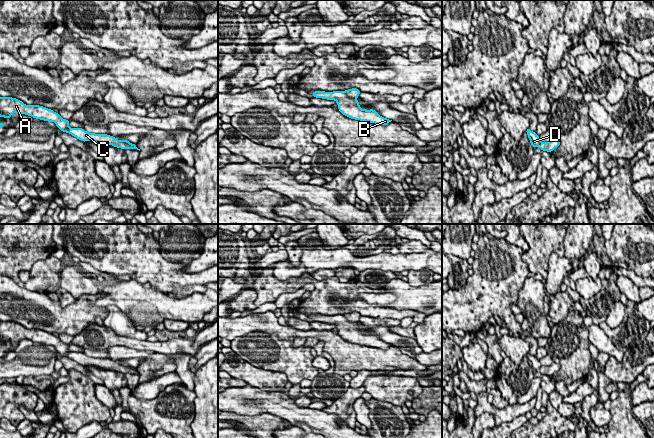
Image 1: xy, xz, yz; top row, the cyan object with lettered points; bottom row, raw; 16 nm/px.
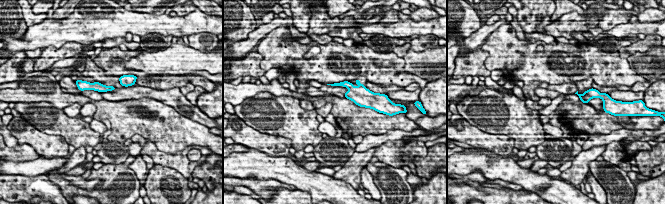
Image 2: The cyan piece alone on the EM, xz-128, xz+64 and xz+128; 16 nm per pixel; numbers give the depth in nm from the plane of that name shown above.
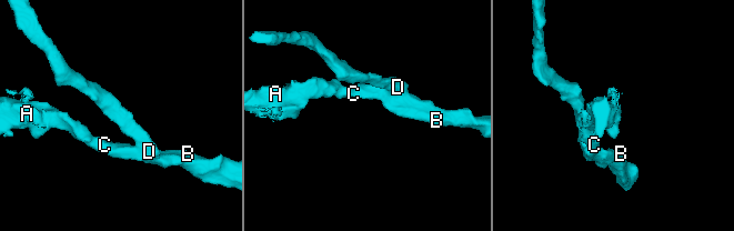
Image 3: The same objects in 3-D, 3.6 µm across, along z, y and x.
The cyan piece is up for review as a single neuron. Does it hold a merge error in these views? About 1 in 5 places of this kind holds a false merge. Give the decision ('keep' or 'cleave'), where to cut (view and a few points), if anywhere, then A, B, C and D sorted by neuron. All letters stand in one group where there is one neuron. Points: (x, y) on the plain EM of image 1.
cleave; cut in xz along (343, 315), (348, 321), (355, 322); A B C / D

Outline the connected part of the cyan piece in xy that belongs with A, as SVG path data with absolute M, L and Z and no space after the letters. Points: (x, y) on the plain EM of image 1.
M0 321L0 341L11 342L13 337L25 338L35 343L54 346L58 353L71 358L83 366L93 365L101 369L112 369L123 374L137 373L140 375L136 368L122 366L116 361L108 358L95 358L89 357L83 352L70 352L70 344L63 343L59 337L56 337L46 331L39 329L27 329L21 324L12 321Z

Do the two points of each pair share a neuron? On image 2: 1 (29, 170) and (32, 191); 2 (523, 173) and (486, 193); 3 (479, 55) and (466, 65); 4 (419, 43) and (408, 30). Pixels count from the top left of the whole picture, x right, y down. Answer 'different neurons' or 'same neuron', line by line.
1: different neurons
2: different neurons
3: same neuron
4: different neurons

